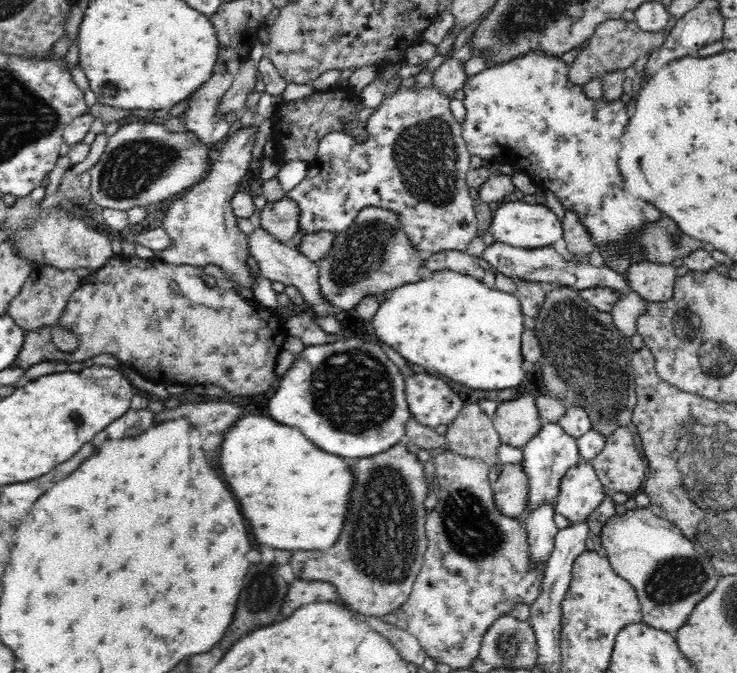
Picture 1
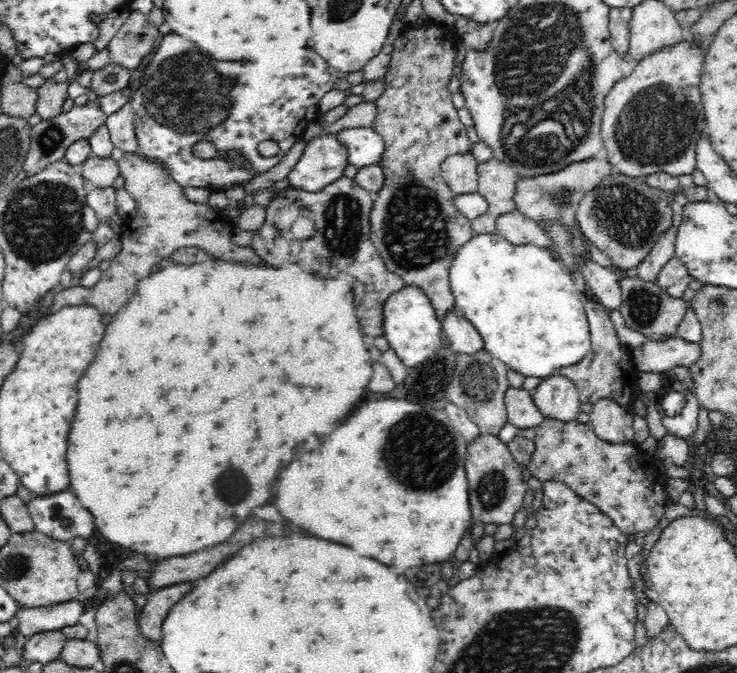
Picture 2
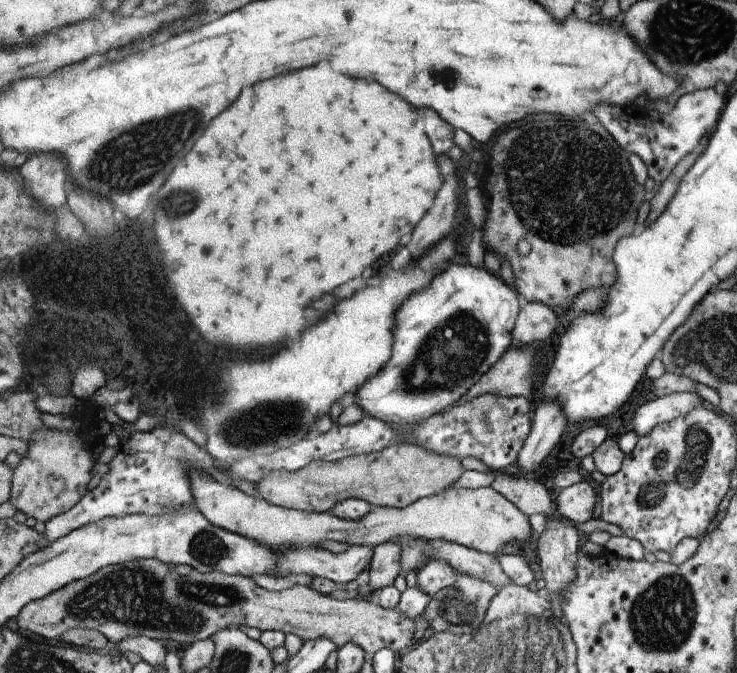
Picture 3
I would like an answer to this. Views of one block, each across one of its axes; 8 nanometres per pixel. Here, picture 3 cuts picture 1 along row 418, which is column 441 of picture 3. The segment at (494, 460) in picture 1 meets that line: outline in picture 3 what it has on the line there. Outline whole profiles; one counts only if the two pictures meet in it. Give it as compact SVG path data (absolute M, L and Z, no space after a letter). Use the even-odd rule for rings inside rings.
M393 444L383 452L345 458L339 462L311 462L299 472L269 472L257 486L259 496L275 506L329 514L347 500L367 500L377 508L409 508L423 498L443 494L465 474L459 458L437 454L417 444Z

